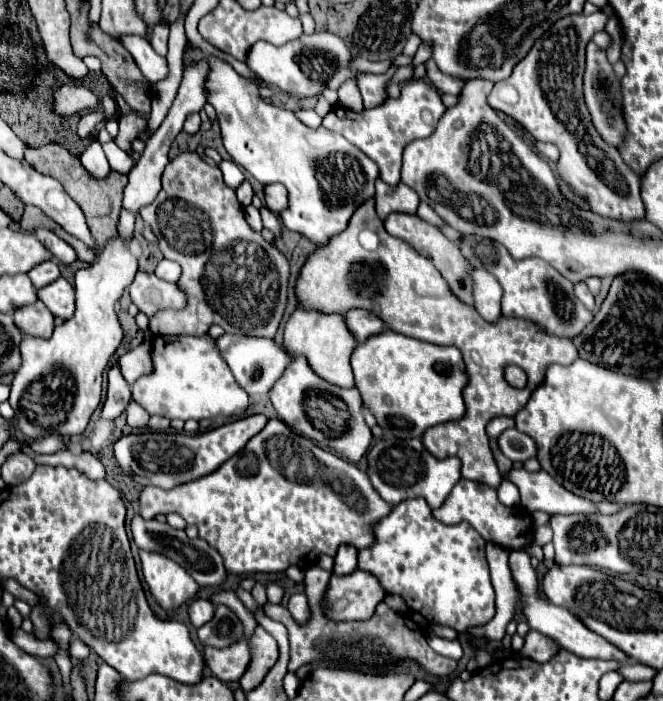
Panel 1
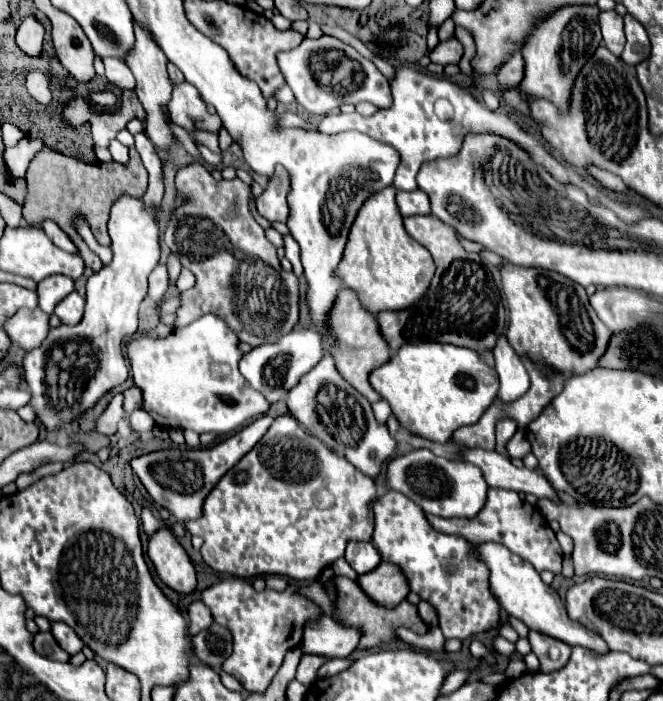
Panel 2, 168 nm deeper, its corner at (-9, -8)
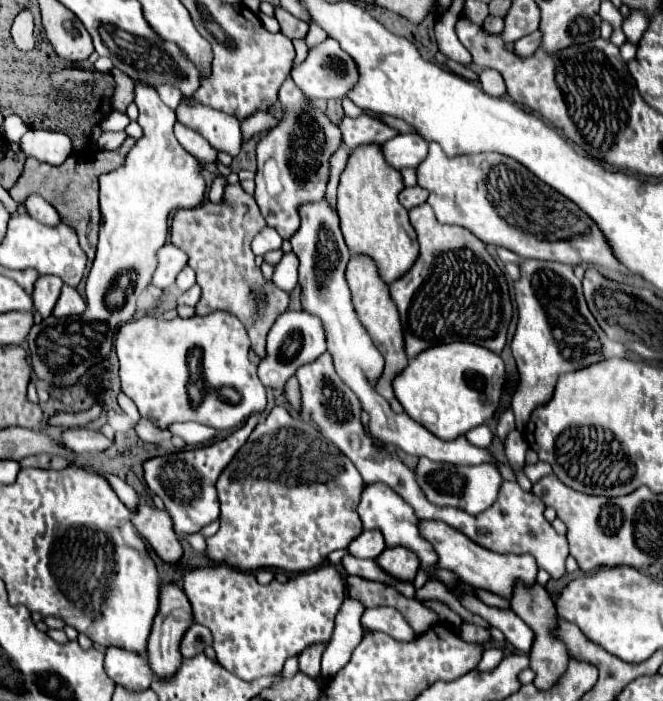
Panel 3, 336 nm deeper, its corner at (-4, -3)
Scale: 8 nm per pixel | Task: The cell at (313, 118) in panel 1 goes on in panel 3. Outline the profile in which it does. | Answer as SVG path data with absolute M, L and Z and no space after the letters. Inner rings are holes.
M183 96L175 114L177 122L197 130L213 148L229 152L231 156L239 154L243 134L239 128L241 122L235 120L235 116L223 114L211 106L203 106L201 102L195 102L193 96Z

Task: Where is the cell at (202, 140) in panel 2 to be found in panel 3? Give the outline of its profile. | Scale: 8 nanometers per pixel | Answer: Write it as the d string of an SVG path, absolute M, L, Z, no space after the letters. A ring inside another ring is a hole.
M177 122L175 124L175 136L181 142L181 146L189 154L193 154L197 160L201 160L201 162L215 162L217 160L217 150L195 130L191 130L191 128Z

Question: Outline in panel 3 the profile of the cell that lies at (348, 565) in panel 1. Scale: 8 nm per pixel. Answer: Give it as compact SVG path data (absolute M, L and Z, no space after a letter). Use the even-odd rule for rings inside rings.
M363 530L357 538L351 540L347 550L355 558L375 560L385 550L385 542L383 542L383 536L379 534L379 530Z

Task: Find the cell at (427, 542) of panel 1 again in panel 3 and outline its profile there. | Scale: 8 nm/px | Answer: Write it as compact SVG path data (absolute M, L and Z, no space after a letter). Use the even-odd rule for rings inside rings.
M377 482L377 484L365 486L363 494L361 494L361 502L357 506L357 512L361 516L361 522L363 522L365 530L381 530L387 548L403 546L403 548L411 550L413 554L417 554L417 558L421 562L419 568L429 574L429 580L437 580L437 582L445 584L451 590L455 590L461 584L461 578L455 572L437 568L437 552L435 552L433 544L421 536L421 532L419 532L419 518L415 516L413 508L395 490L391 490L387 484Z

